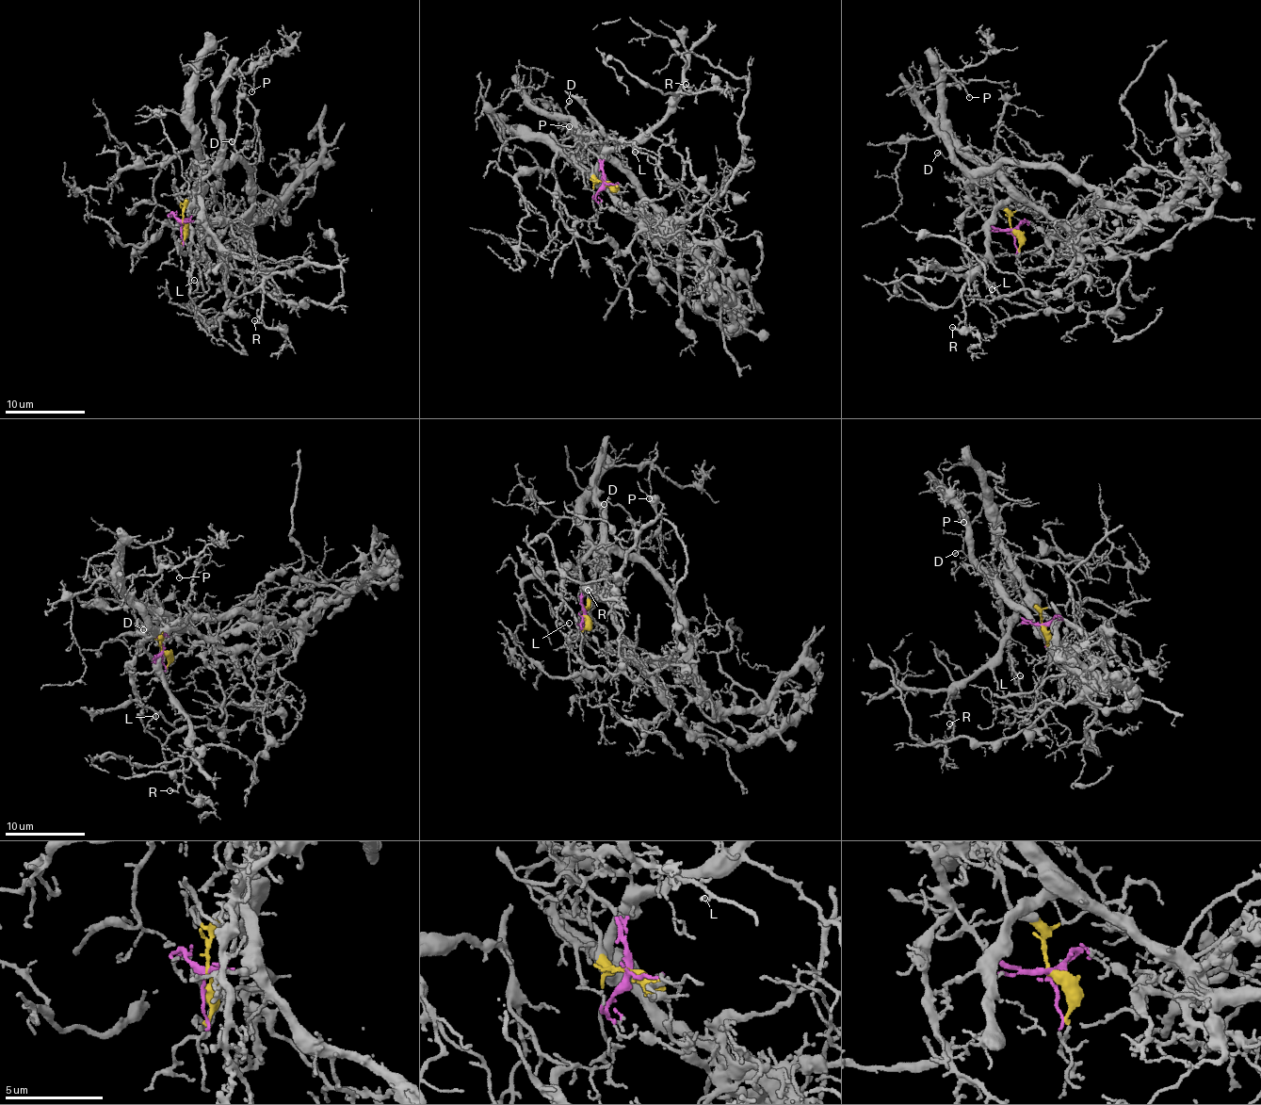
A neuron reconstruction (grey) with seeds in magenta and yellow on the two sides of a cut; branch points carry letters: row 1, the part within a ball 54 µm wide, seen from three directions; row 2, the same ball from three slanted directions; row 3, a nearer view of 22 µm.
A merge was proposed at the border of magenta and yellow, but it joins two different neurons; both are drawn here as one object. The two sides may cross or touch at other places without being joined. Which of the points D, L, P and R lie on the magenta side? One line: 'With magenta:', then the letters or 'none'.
With magenta: D, L, P

